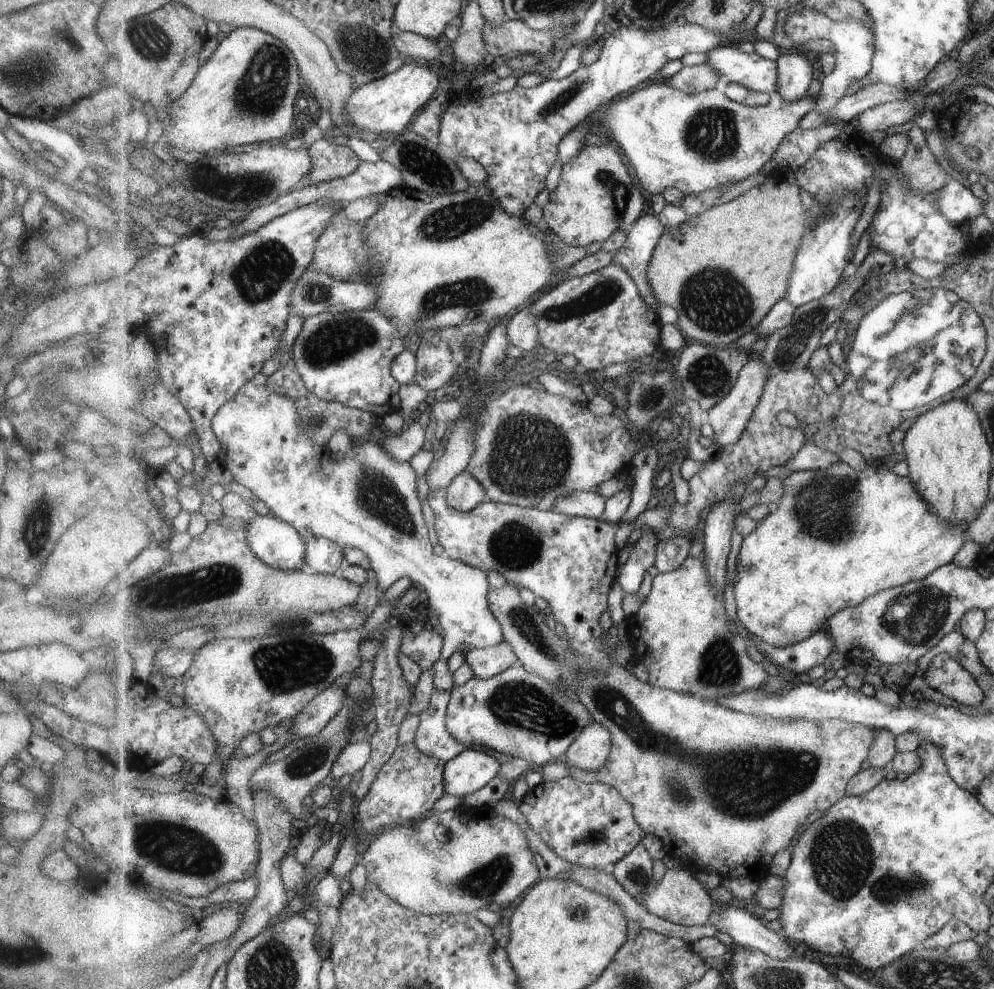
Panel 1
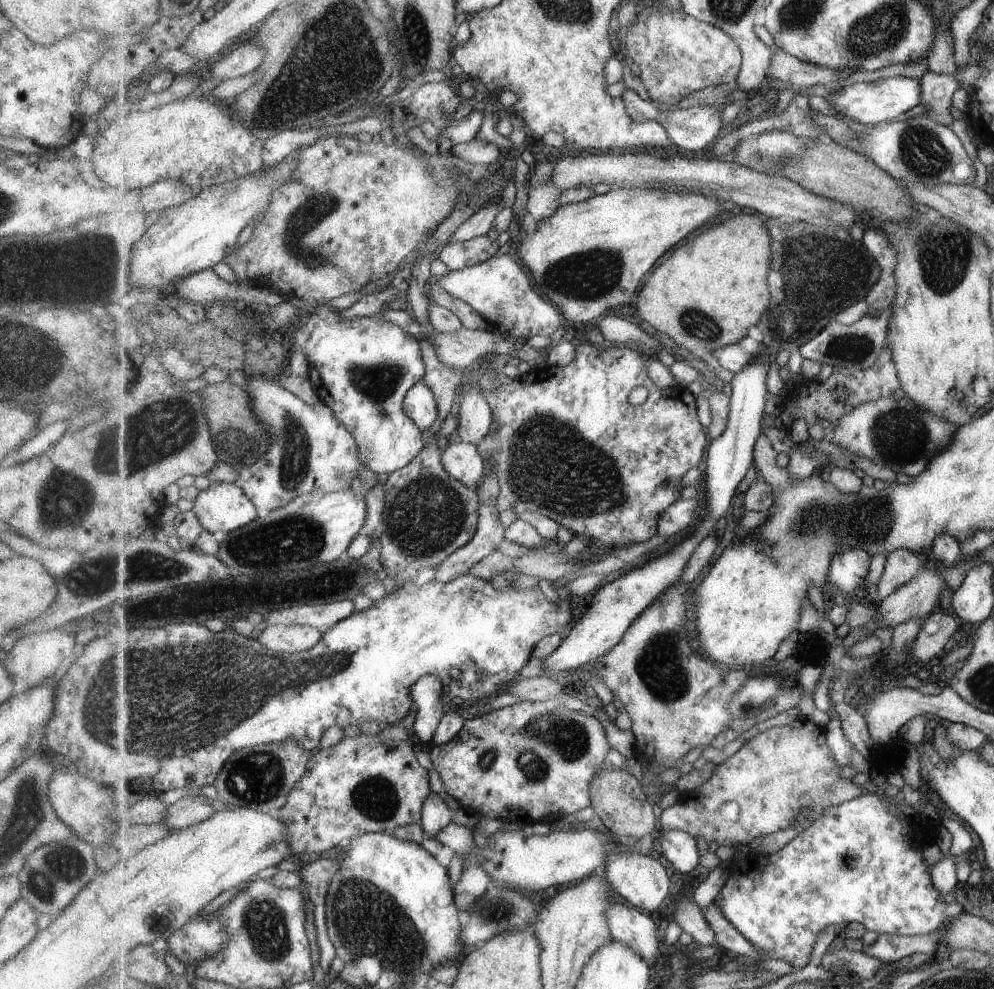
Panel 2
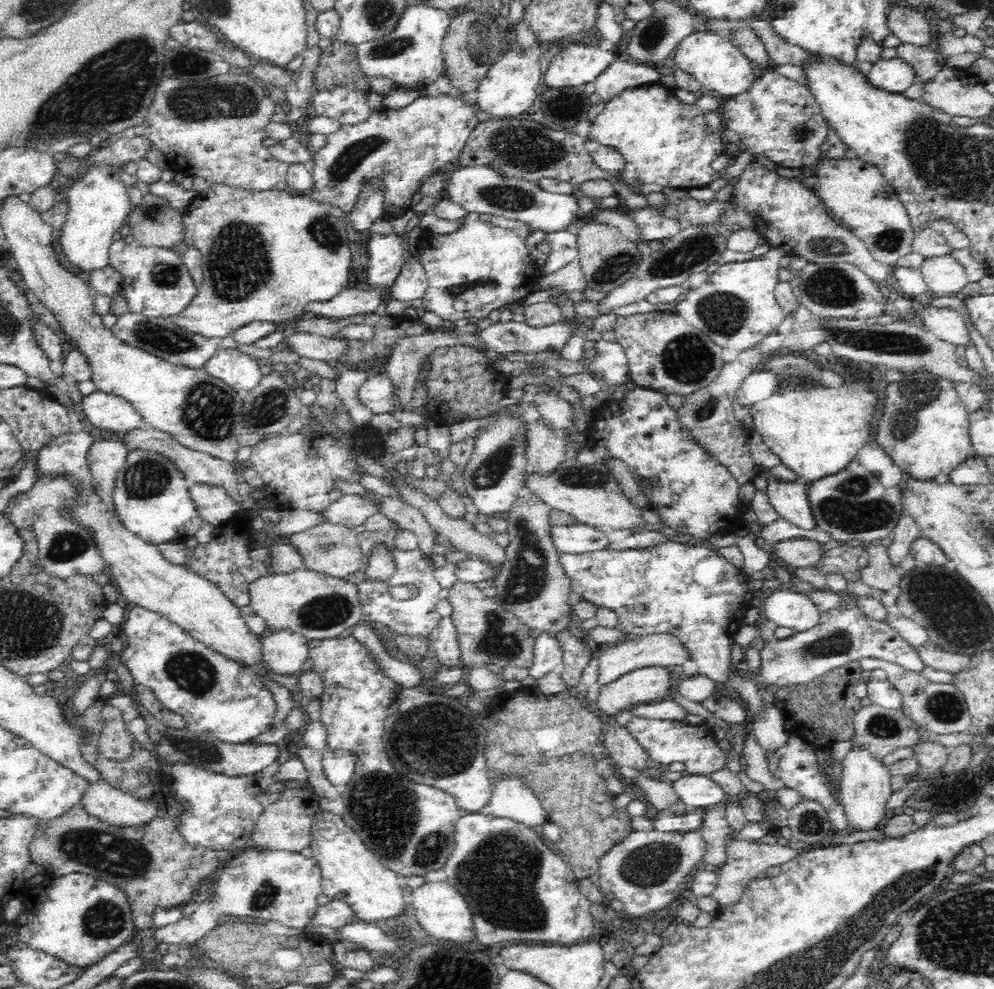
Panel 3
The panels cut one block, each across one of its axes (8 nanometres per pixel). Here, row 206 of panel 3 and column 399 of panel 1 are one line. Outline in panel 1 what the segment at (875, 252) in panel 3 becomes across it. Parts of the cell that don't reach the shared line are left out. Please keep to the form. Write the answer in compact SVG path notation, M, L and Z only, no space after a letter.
M461 806L454 810L430 814L422 820L385 828L369 841L361 858L368 871L368 880L388 892L399 904L428 916L475 914L491 904L511 904L542 880L526 832L513 820L492 813L491 809Z

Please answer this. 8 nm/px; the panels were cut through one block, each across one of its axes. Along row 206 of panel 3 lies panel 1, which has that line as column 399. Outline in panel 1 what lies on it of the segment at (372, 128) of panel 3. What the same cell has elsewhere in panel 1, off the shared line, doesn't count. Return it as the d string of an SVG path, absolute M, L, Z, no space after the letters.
M376 309L323 312L305 320L292 359L304 385L315 396L383 418L401 408L401 384L395 380L392 366L407 344L397 328L389 316Z

